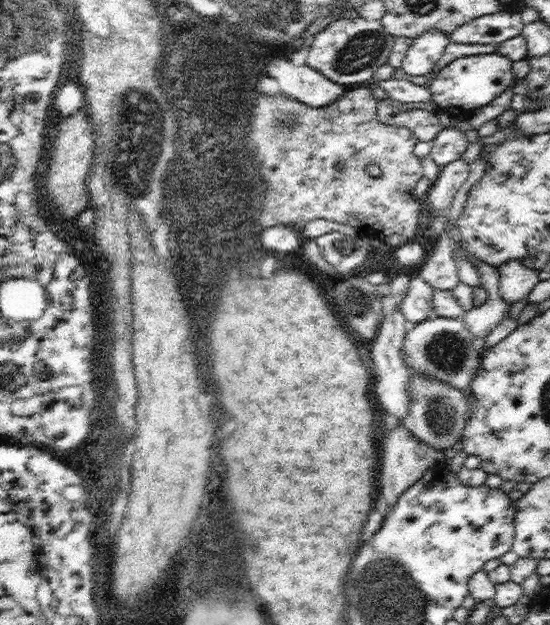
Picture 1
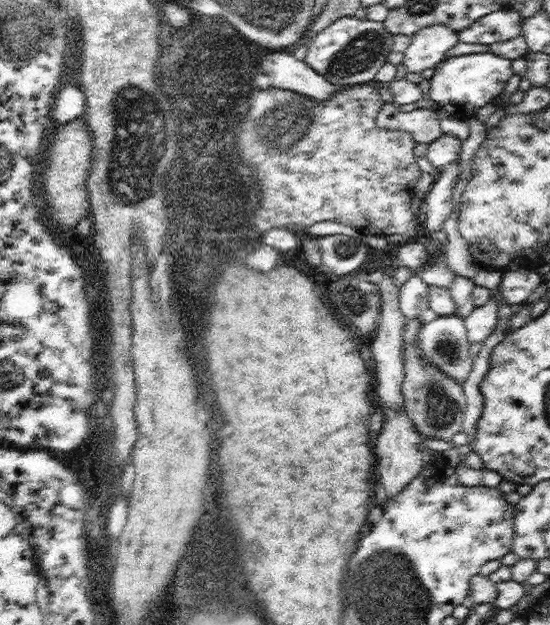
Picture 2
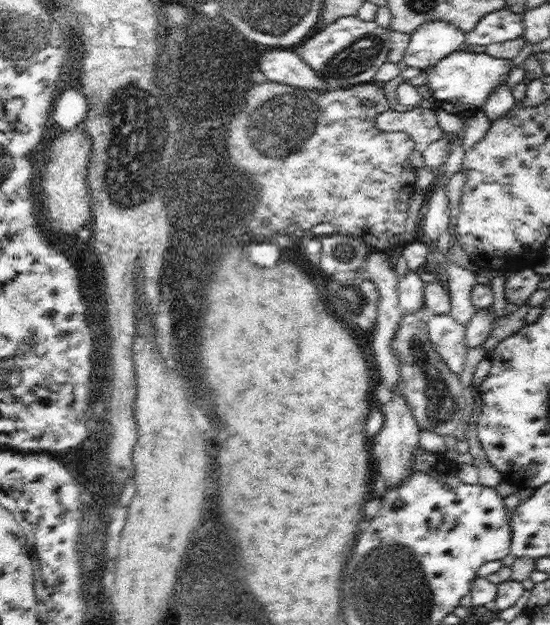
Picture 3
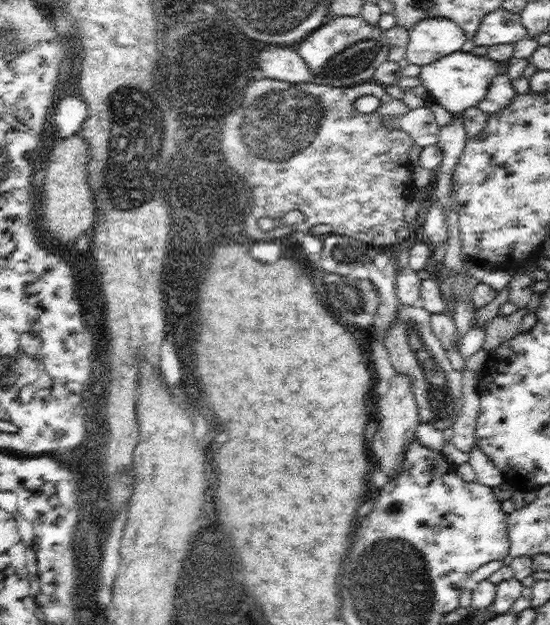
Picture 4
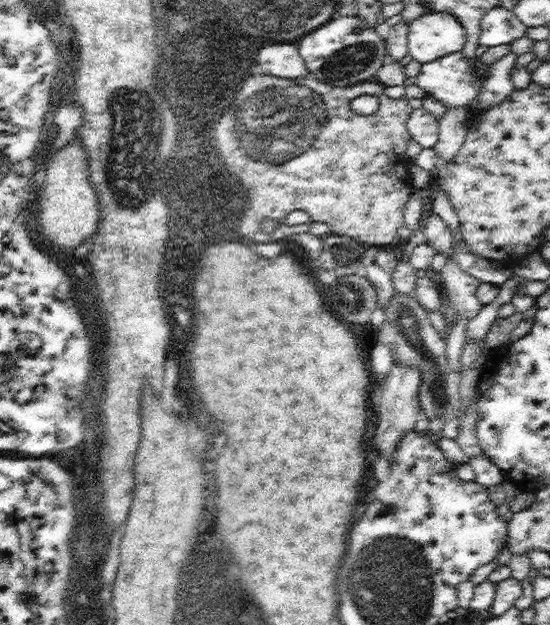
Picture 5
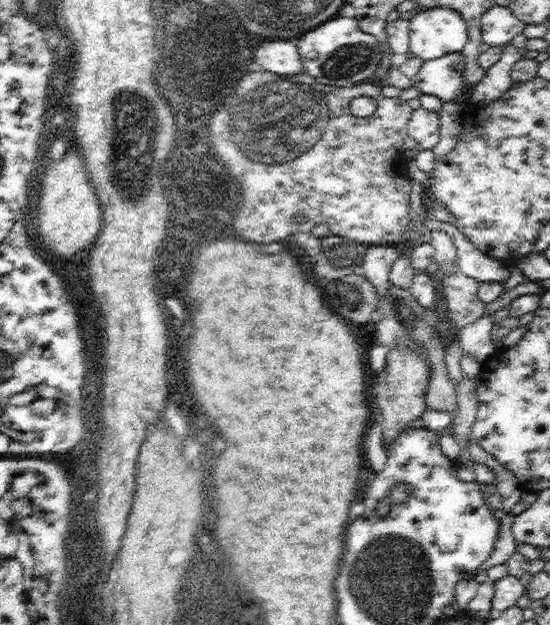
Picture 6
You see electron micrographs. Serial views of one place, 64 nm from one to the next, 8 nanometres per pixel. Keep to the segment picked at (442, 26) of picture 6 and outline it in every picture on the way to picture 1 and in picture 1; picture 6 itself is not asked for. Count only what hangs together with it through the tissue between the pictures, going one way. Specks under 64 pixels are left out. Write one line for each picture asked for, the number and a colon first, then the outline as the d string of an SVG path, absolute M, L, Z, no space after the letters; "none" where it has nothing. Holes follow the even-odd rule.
1: M439 30L423 32L413 38L413 44L407 50L407 56L401 62L401 70L407 76L427 76L435 62L441 58L443 48L449 44L449 36Z
2: M431 24L417 30L411 36L411 44L405 50L403 66L407 72L423 72L425 68L437 66L443 60L443 54L459 42L457 32L447 26Z
3: M441 20L425 22L409 36L409 46L403 54L401 66L417 70L435 66L445 56L461 50L465 46L465 36L467 34L461 34L455 26Z
4: M427 18L417 22L409 32L409 46L405 52L405 64L427 66L443 56L449 56L465 48L465 34L457 24L445 18Z
5: M431 12L413 20L407 38L407 60L421 64L463 52L467 36L449 12Z

